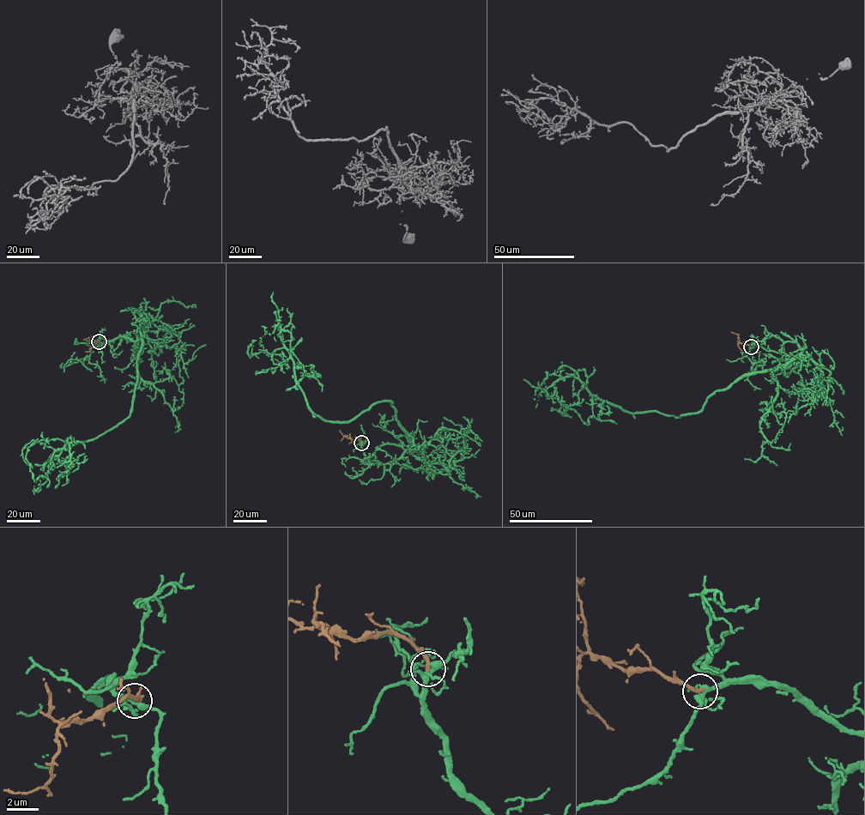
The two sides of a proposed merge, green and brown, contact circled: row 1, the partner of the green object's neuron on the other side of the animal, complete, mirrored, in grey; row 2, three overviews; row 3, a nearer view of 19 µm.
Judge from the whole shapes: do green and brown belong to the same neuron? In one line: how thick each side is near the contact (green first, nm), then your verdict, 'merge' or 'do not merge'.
280/240 nm | merge

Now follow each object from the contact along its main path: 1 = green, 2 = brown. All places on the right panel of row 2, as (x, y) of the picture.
1: (751, 347), (780, 353), (785, 368), (740, 377), (696, 413), (623, 410), (565, 365), (545, 377), (535, 407)
2: (751, 346), (740, 342), (738, 335), (731, 332)

